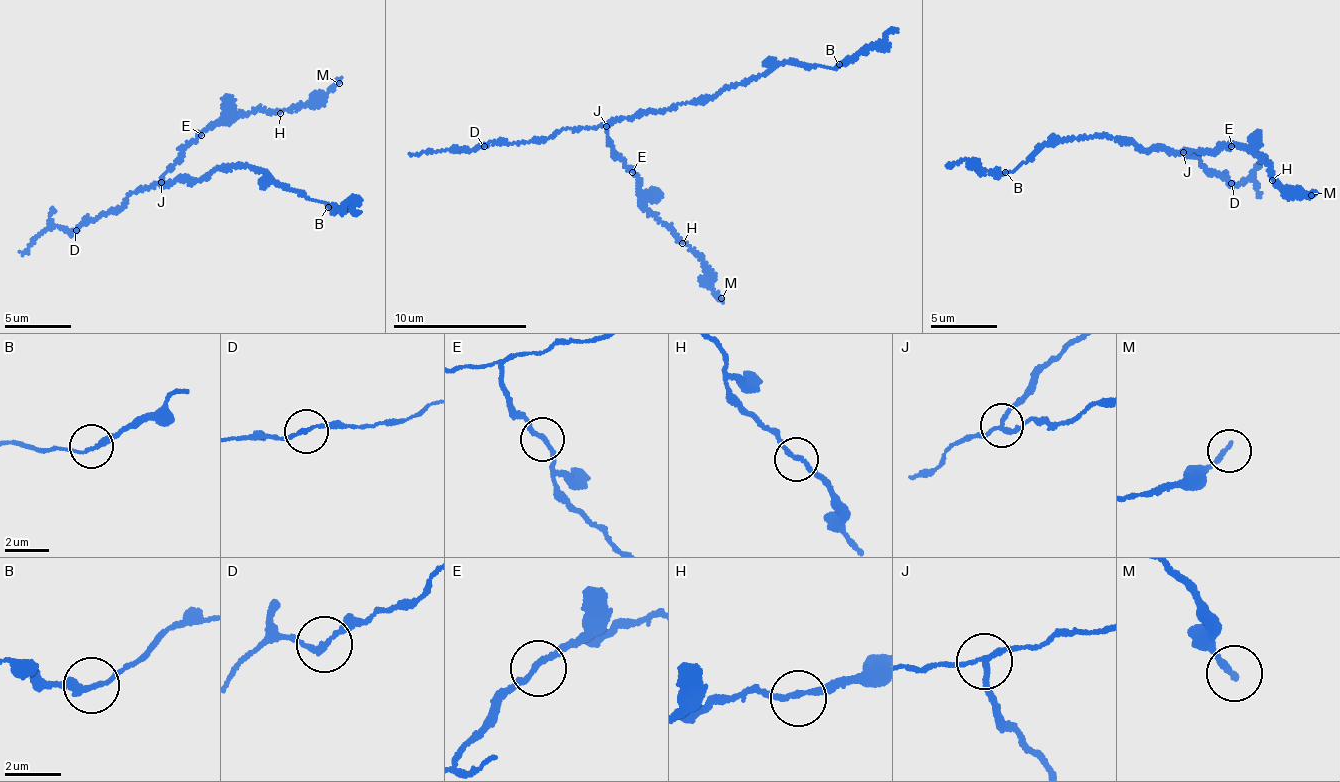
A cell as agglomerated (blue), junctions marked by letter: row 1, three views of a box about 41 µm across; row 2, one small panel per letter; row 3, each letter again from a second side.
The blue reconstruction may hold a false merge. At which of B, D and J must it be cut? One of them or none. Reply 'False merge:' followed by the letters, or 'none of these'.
False merge: J

